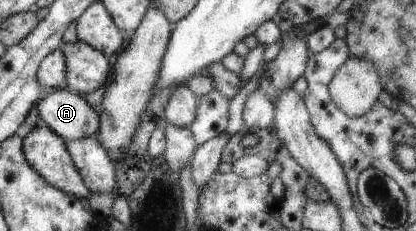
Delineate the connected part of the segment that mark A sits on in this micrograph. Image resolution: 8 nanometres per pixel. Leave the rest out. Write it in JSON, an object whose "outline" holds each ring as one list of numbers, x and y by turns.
{"outline":[[67,86,46,95,37,105,42,120,64,139,83,139,100,130,100,115]]}

